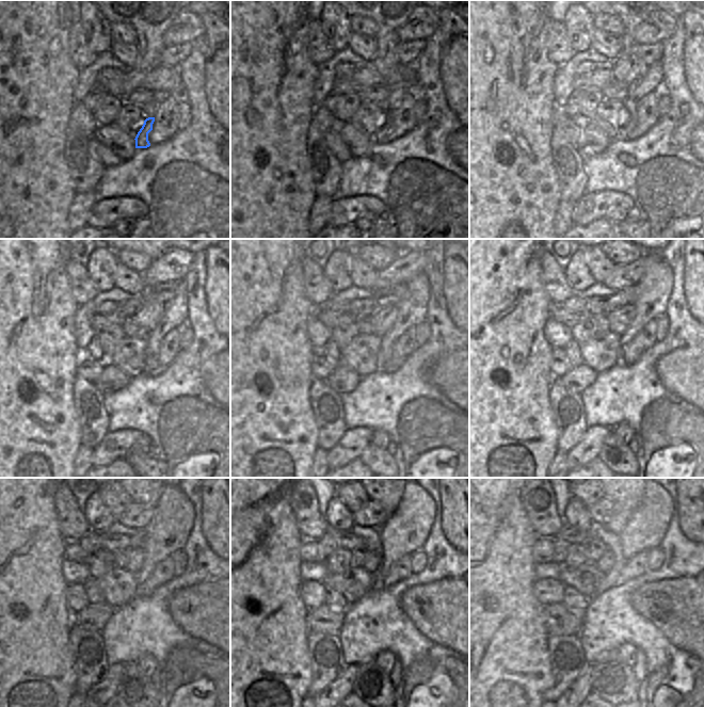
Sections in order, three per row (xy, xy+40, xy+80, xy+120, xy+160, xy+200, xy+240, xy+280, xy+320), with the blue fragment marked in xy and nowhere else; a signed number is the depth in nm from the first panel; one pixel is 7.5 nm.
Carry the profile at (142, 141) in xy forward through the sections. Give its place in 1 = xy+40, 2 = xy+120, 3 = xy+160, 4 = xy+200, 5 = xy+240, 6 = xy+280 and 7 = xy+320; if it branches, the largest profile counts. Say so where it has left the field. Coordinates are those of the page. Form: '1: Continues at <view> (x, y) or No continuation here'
1: Continues at xy+40 (386, 126)
2: Continues at xy+120 (175, 310)
3: Continues at xy+160 (412, 310)
4: Continues at xy+200 (653, 290)
5: Continues at xy+240 (172, 523)
6: Continues at xy+280 (405, 531)
7: Continues at xy+320 (646, 527).

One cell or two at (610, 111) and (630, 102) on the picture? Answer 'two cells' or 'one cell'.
two cells

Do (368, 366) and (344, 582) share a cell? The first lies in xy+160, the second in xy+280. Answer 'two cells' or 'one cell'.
one cell

